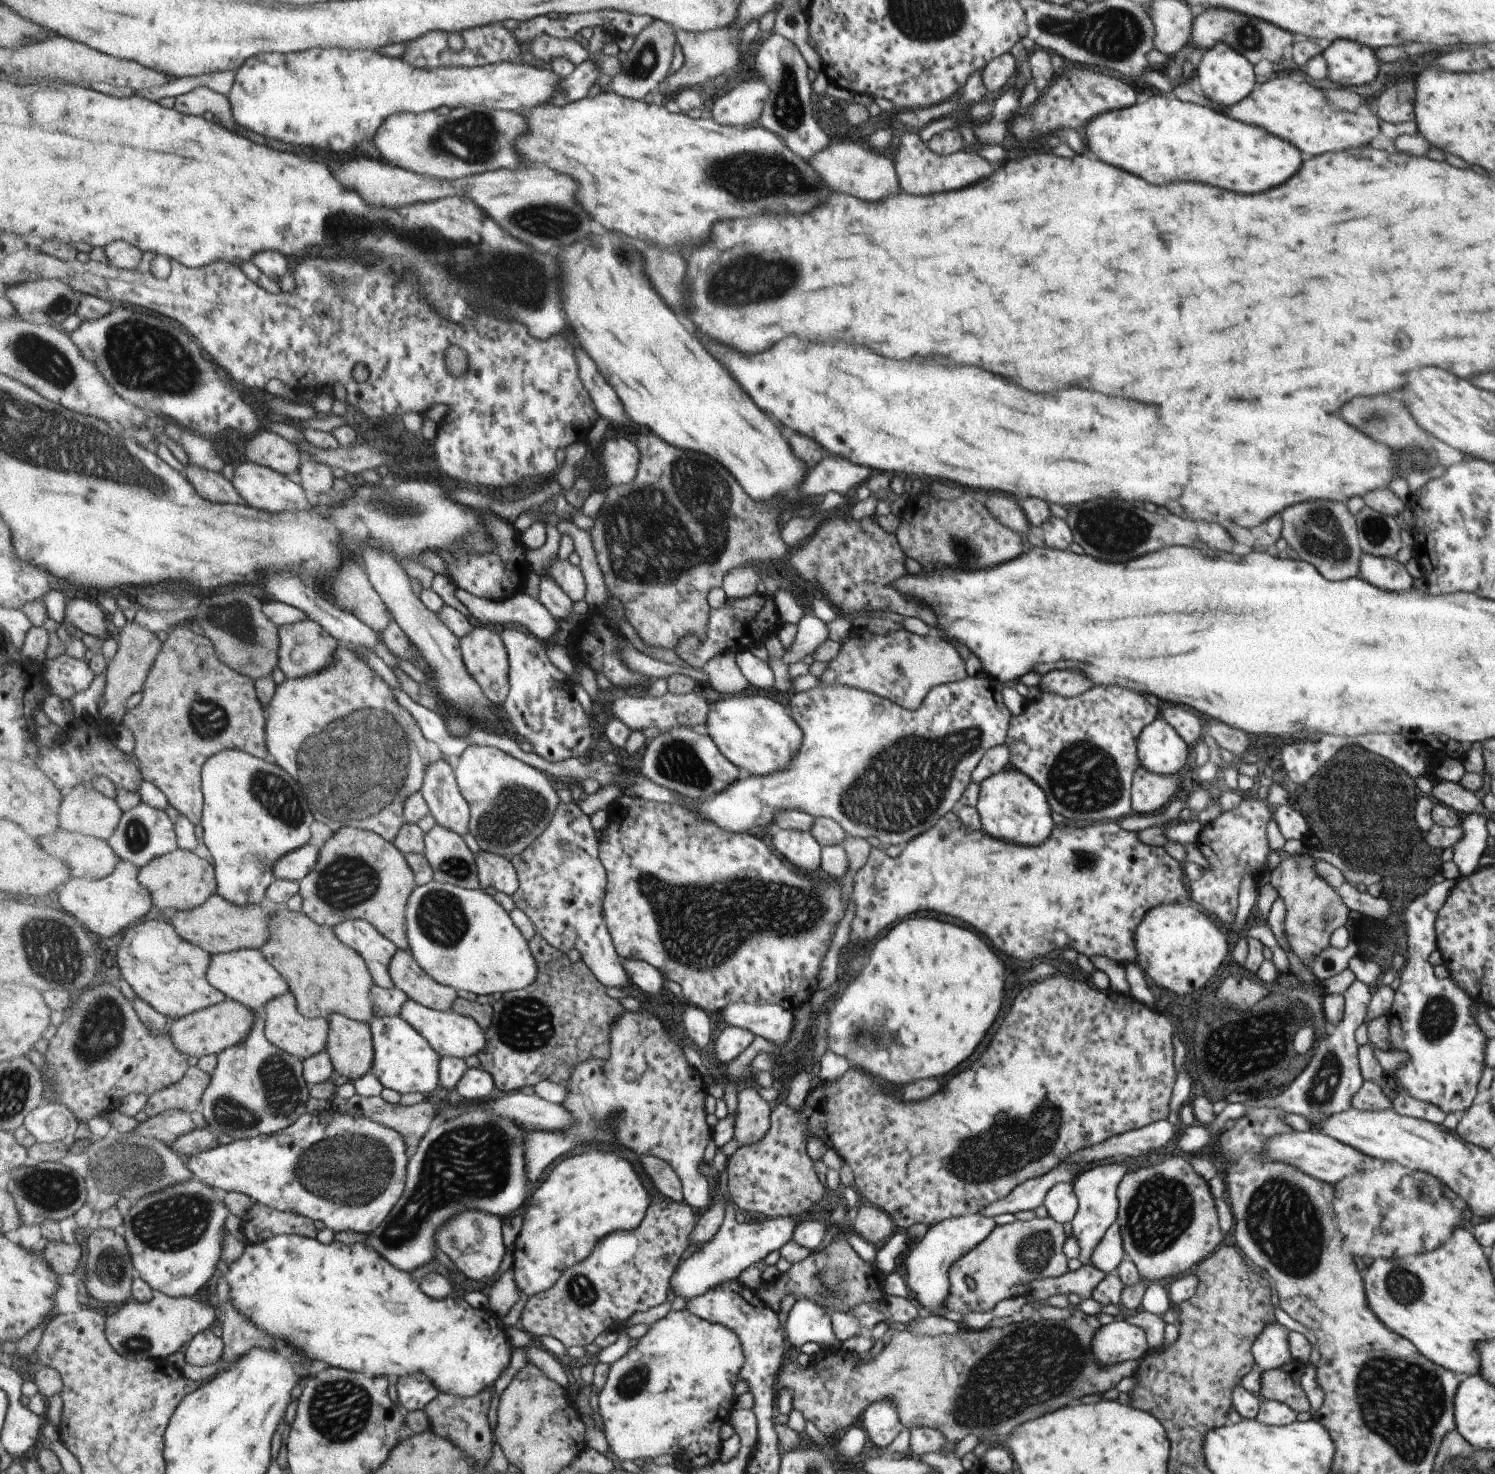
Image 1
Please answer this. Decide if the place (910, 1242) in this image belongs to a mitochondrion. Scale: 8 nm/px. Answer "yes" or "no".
no

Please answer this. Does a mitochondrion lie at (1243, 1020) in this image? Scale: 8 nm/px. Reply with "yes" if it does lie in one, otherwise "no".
no

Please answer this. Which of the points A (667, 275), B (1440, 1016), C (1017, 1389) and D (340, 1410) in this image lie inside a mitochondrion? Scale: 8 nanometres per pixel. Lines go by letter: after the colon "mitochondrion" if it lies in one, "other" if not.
A: mitochondrion
B: mitochondrion
C: mitochondrion
D: mitochondrion

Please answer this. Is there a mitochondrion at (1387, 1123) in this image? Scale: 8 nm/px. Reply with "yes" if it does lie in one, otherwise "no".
no

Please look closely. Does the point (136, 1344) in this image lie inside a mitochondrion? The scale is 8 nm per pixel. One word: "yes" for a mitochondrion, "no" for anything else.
yes

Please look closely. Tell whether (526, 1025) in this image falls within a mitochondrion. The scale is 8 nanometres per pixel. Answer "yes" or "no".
yes

